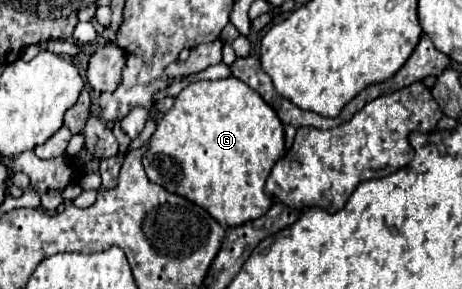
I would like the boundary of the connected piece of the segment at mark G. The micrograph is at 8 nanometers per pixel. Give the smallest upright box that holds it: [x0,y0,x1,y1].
[143,77,283,227]

